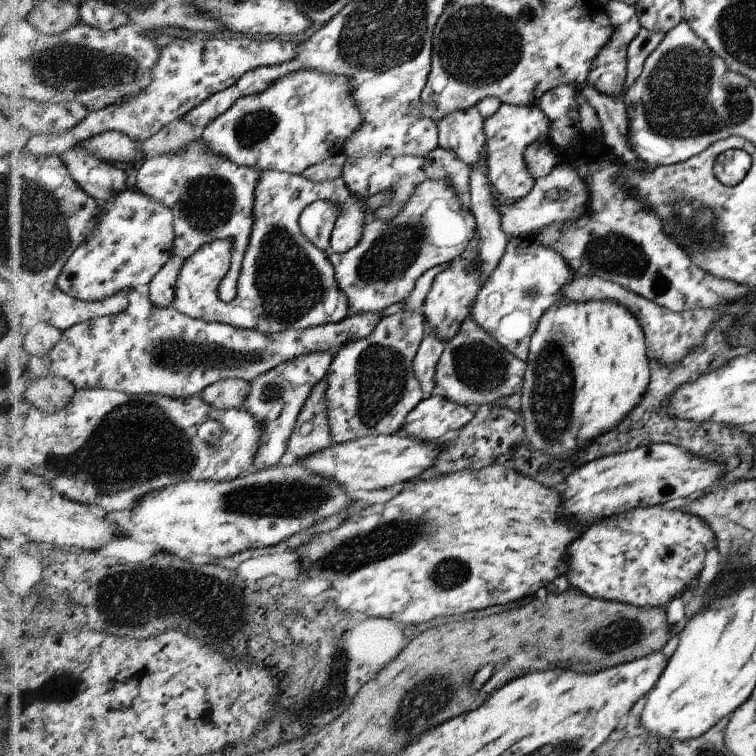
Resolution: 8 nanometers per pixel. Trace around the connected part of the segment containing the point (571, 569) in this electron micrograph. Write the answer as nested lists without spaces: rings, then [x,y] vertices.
[[[662,505],[636,507],[584,528],[584,532],[569,546],[568,567],[564,576],[572,587],[594,598],[635,607],[664,608],[684,594],[688,584],[702,572],[706,552],[716,541],[713,527],[696,515],[689,515],[680,509],[666,510]]]

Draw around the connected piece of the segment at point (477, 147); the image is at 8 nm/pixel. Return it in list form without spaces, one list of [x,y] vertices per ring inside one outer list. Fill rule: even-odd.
[[[475,106],[447,114],[437,121],[440,147],[451,150],[471,168],[482,163],[488,150],[485,119]]]

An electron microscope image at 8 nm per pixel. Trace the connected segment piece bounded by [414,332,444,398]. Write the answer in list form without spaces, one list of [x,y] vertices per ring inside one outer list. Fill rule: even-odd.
[[[431,332],[429,337],[421,342],[420,352],[416,356],[414,374],[417,375],[426,398],[436,392],[436,369],[443,348],[444,343]]]

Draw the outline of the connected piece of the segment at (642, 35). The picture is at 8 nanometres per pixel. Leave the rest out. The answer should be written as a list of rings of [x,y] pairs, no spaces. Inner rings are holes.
[[[641,28],[641,32],[634,37],[628,48],[628,76],[625,80],[625,88],[628,90],[637,78],[644,72],[644,64],[657,46],[664,40],[667,32],[649,31]]]

